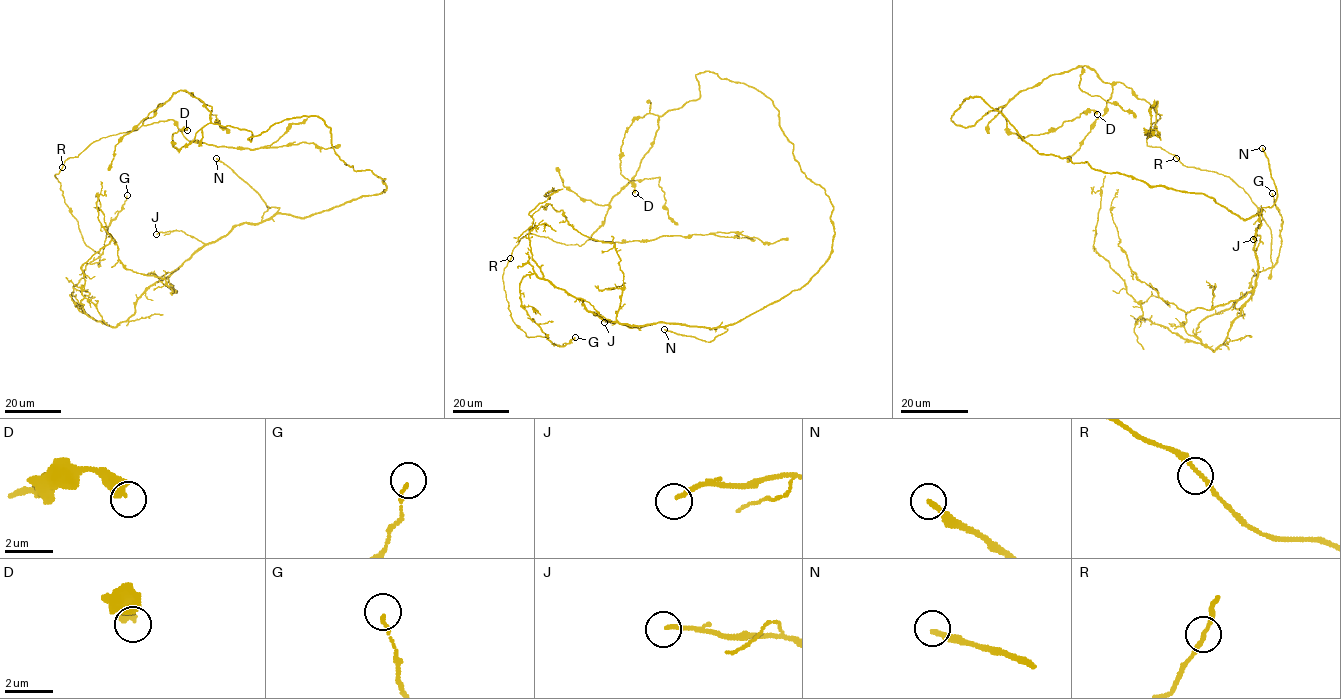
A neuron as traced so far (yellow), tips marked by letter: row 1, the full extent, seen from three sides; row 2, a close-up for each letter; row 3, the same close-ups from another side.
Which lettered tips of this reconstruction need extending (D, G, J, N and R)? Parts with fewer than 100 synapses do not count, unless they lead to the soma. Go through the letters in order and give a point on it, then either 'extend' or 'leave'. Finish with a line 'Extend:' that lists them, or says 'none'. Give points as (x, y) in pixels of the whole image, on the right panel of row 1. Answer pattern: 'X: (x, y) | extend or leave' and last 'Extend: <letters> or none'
D: (1097, 114) | leave
G: (1272, 193) | leave
J: (1253, 239) | leave
N: (1262, 148) | extend
R: (1176, 158) | leave
Extend: N

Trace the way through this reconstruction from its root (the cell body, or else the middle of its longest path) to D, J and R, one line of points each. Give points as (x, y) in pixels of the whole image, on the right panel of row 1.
D: (1174, 189), (1039, 154), (979, 97), (951, 120), (967, 127), (1004, 105), (1006, 129), (1028, 137), (1097, 114)
J: (1174, 189), (1202, 193), (1244, 220), (1257, 215), (1261, 224), (1257, 227), (1256, 250), (1260, 236), (1253, 239)
R: (1174, 189), (1261, 222), (1256, 286), (1214, 351), (1198, 324), (1273, 266), (1272, 236), (1229, 177), (1176, 158)

